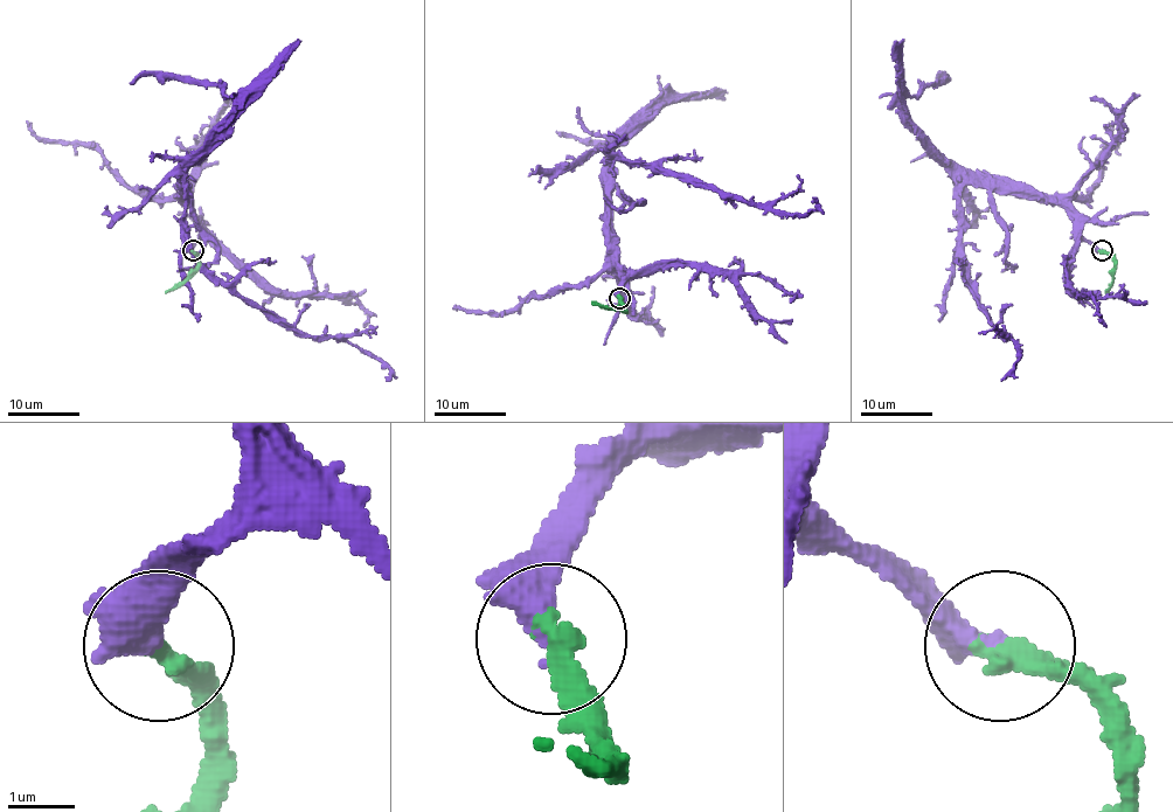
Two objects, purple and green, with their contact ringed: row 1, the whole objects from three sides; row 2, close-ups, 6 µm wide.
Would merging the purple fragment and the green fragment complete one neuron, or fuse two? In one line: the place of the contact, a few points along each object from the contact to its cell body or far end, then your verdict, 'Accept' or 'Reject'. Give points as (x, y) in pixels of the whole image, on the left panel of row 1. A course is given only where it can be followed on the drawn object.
Place: (193, 250). Course of purple: (192, 250), (201, 221), (185, 184), (185, 241), (214, 276), (303, 333), (345, 337), (389, 368), (386, 381). Course of green: (192, 250), (198, 256), (198, 266), (165, 293). Accept

